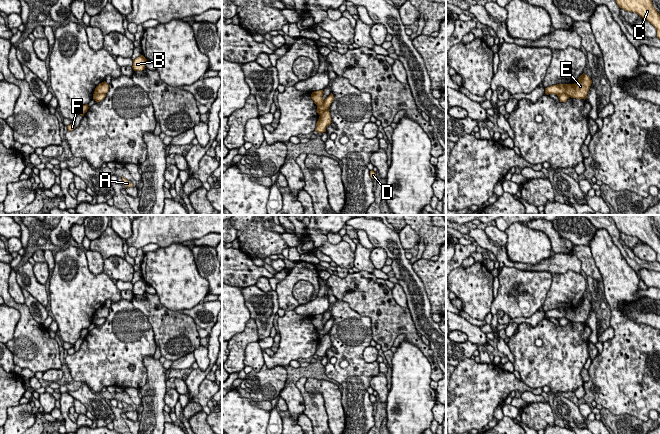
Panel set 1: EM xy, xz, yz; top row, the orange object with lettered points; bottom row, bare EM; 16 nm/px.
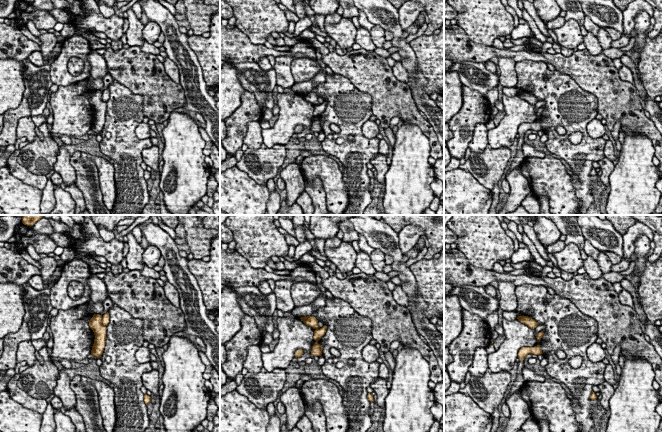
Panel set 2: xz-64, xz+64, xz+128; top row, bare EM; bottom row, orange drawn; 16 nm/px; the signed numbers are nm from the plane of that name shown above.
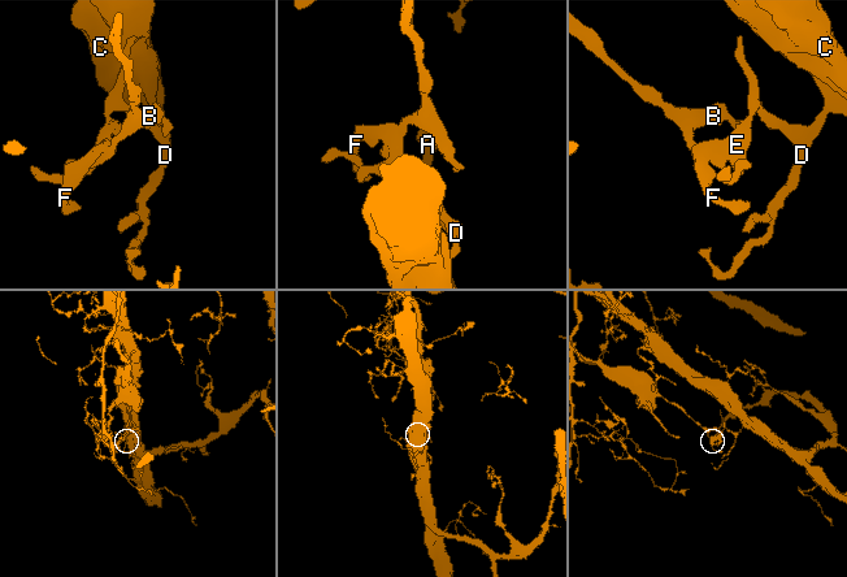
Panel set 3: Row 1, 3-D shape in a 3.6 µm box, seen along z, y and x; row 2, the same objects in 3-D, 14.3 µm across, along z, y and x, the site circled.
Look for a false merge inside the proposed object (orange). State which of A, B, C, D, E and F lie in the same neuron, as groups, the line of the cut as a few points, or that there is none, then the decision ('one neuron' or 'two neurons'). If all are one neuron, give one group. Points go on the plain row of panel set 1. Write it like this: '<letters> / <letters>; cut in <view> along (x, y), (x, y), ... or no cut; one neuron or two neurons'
A C D E F / B; cut in xy along (105, 317), (95, 317), (93, 319); two neurons

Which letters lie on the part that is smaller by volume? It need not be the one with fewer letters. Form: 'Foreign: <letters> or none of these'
Foreign: B

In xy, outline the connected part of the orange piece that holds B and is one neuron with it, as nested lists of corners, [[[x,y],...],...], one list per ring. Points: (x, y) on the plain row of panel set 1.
[[[141,279],[139,281],[137,281],[136,283],[133,284],[133,294],[134,295],[142,295],[144,294],[146,291],[145,291],[145,287],[146,287],[147,283]]]

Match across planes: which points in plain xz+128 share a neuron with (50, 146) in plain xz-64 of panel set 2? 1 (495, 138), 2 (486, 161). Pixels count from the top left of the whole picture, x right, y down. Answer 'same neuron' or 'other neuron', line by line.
1: other neuron
2: same neuron

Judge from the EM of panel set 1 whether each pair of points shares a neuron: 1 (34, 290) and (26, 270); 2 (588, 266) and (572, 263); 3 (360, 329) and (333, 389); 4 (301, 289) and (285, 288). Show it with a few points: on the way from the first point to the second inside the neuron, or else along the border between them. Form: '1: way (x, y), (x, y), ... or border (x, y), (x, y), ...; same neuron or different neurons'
1: way (31, 285), (28, 275); same neuron
2: border (572, 252), (580, 261), (582, 269); different neurons
3: border (340, 389), (341, 405), (345, 412); different neurons
4: border (303, 279), (293, 287), (293, 297), (299, 304); different neurons

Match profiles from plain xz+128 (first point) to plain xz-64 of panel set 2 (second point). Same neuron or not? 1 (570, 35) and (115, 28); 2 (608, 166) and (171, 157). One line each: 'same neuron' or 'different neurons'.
1: same neuron
2: different neurons

